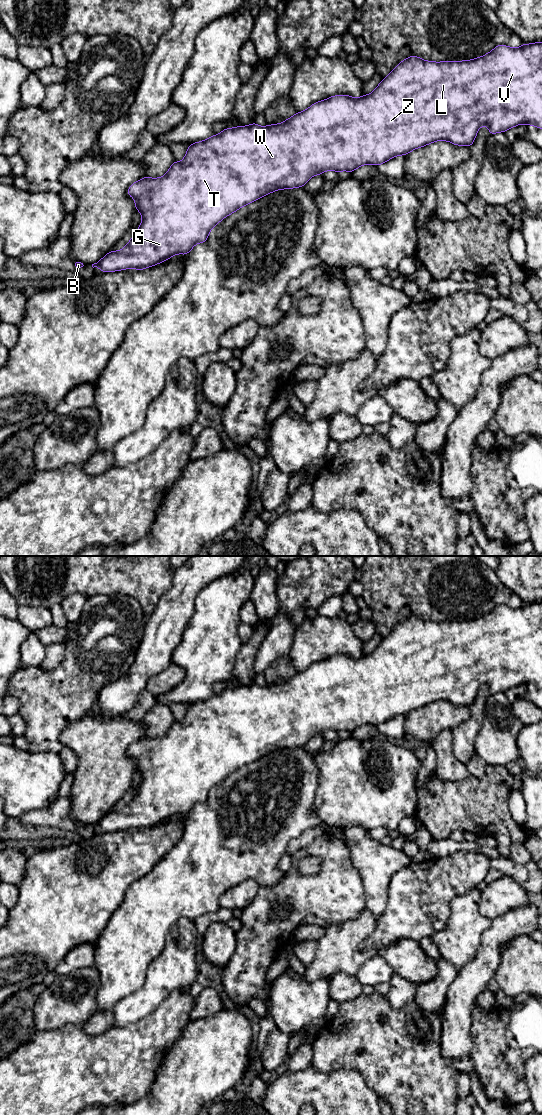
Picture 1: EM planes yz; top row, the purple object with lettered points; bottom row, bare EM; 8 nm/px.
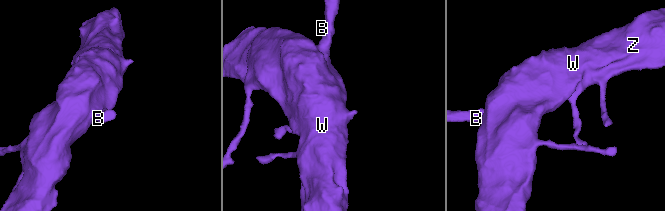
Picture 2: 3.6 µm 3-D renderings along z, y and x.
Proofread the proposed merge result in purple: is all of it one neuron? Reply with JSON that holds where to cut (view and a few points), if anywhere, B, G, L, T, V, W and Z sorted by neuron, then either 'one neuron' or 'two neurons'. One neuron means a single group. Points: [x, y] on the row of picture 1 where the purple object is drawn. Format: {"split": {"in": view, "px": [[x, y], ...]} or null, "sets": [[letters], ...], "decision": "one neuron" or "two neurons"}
{"split": null, "sets": [["B", "G", "L", "T", "V", "W", "Z"]], "decision": "one neuron"}

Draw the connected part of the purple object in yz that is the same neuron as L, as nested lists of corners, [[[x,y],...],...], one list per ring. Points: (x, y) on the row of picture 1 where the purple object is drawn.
[[[542,42],[522,44],[519,48],[499,44],[484,56],[465,61],[433,62],[423,60],[415,55],[409,56],[407,59],[401,61],[387,77],[383,78],[376,89],[368,95],[362,95],[358,99],[350,95],[334,95],[323,101],[313,103],[305,111],[297,112],[281,124],[275,123],[261,127],[253,122],[248,126],[225,128],[221,133],[213,135],[207,140],[192,143],[187,148],[184,159],[181,162],[174,160],[168,172],[163,177],[149,178],[145,176],[130,185],[127,194],[135,199],[135,209],[142,215],[142,222],[136,234],[123,249],[120,251],[109,251],[101,260],[92,264],[92,267],[99,268],[103,273],[129,268],[142,271],[144,268],[165,262],[178,253],[186,256],[195,244],[207,241],[210,230],[217,223],[241,207],[277,190],[304,187],[312,176],[321,175],[324,171],[332,170],[337,173],[340,171],[349,171],[352,173],[362,165],[371,164],[378,166],[395,156],[406,156],[414,149],[440,140],[449,141],[454,145],[471,147],[477,136],[477,131],[482,125],[487,125],[489,135],[492,135],[506,132],[508,129],[520,124],[534,125],[542,129]]]

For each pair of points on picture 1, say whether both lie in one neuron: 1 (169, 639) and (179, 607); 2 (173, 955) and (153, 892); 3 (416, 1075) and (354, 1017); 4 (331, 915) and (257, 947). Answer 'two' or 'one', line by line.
1: one
2: two
3: one
4: one

